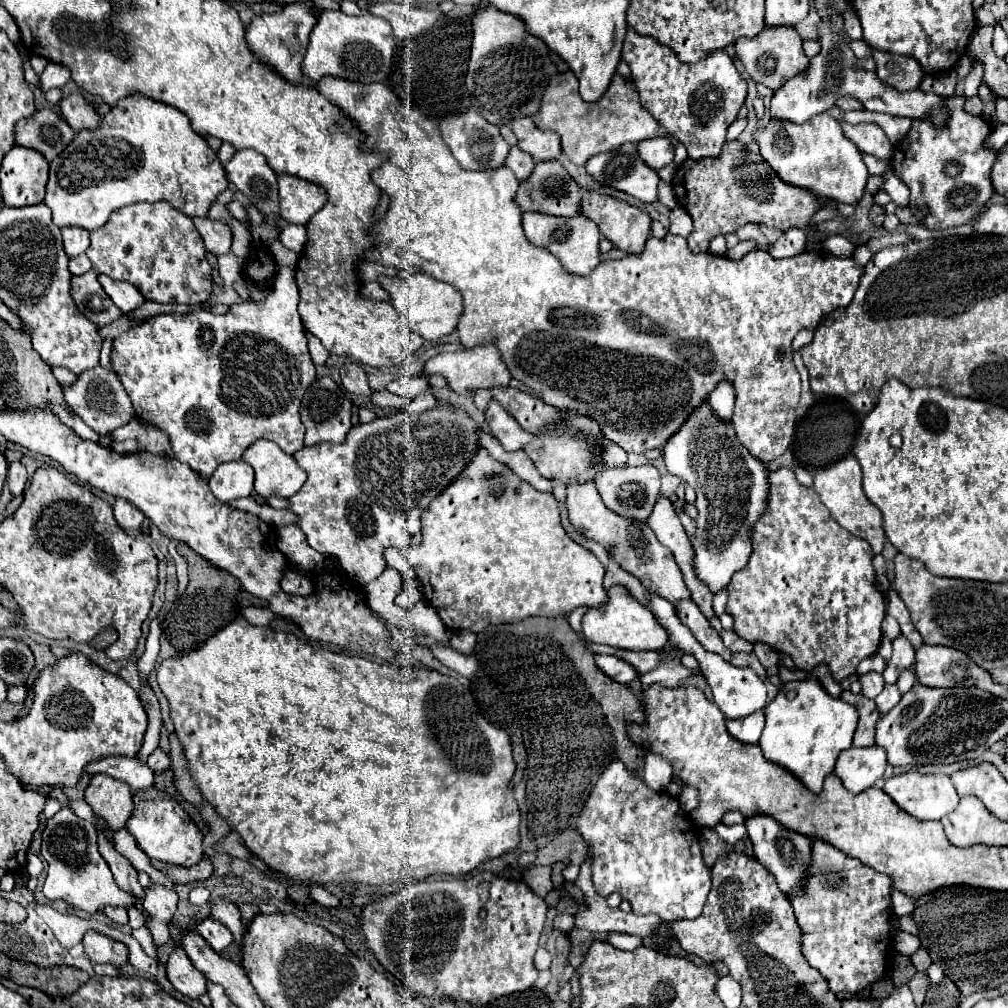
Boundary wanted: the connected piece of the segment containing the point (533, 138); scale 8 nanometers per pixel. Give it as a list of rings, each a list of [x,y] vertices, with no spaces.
[[[516,118],[516,122],[510,122],[510,128],[518,138],[518,148],[528,152],[534,162],[556,160],[562,154],[560,136],[556,132],[542,132],[532,118]]]

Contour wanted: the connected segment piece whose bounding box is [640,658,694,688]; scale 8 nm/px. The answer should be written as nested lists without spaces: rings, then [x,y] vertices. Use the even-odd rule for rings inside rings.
[[[666,658],[658,668],[654,668],[652,672],[646,672],[640,676],[640,682],[642,682],[642,688],[658,682],[662,686],[678,686],[680,680],[688,678],[690,674],[694,674],[692,670],[686,670],[682,666],[680,660],[672,660],[672,658]]]

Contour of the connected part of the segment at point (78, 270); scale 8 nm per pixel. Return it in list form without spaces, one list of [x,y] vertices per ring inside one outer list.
[[[80,254],[80,256],[76,256],[76,258],[70,260],[70,272],[72,272],[72,274],[84,274],[84,272],[88,272],[90,268],[92,268],[92,266],[90,266],[90,260],[88,260],[86,254]]]

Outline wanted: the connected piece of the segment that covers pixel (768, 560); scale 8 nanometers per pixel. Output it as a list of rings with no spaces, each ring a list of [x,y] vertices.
[[[792,468],[770,472],[772,496],[768,510],[756,522],[752,534],[752,554],[748,564],[732,576],[726,612],[734,616],[734,632],[748,642],[764,642],[788,654],[800,670],[828,664],[836,682],[854,674],[858,664],[876,654],[880,646],[880,624],[886,614],[884,594],[874,586],[872,548],[866,540],[842,528],[820,502],[812,488],[802,486]]]

